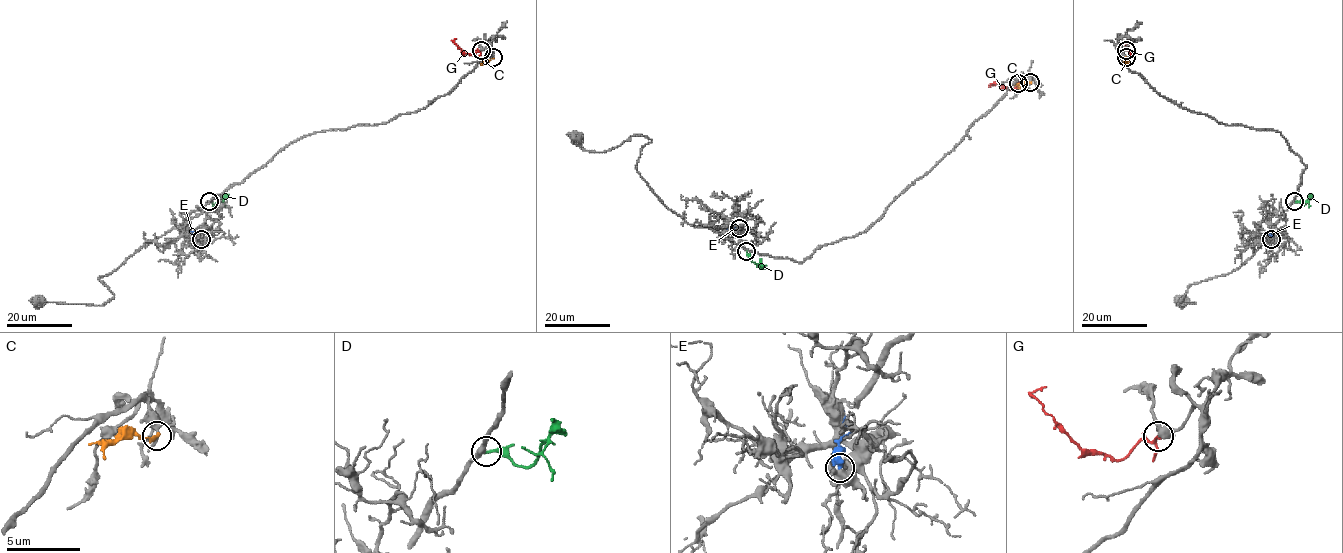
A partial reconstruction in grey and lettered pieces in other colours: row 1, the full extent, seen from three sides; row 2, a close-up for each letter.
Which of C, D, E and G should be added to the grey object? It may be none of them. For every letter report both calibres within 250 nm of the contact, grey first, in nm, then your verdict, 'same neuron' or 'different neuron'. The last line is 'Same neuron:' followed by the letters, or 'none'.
C: calibres 260 and 160 nm; different neuron
D: calibres 400 and 220 nm; different neuron
E: calibres 440 and 600 nm; different neuron
G: calibres 440 and 140 nm; different neuron
Same neuron: none

